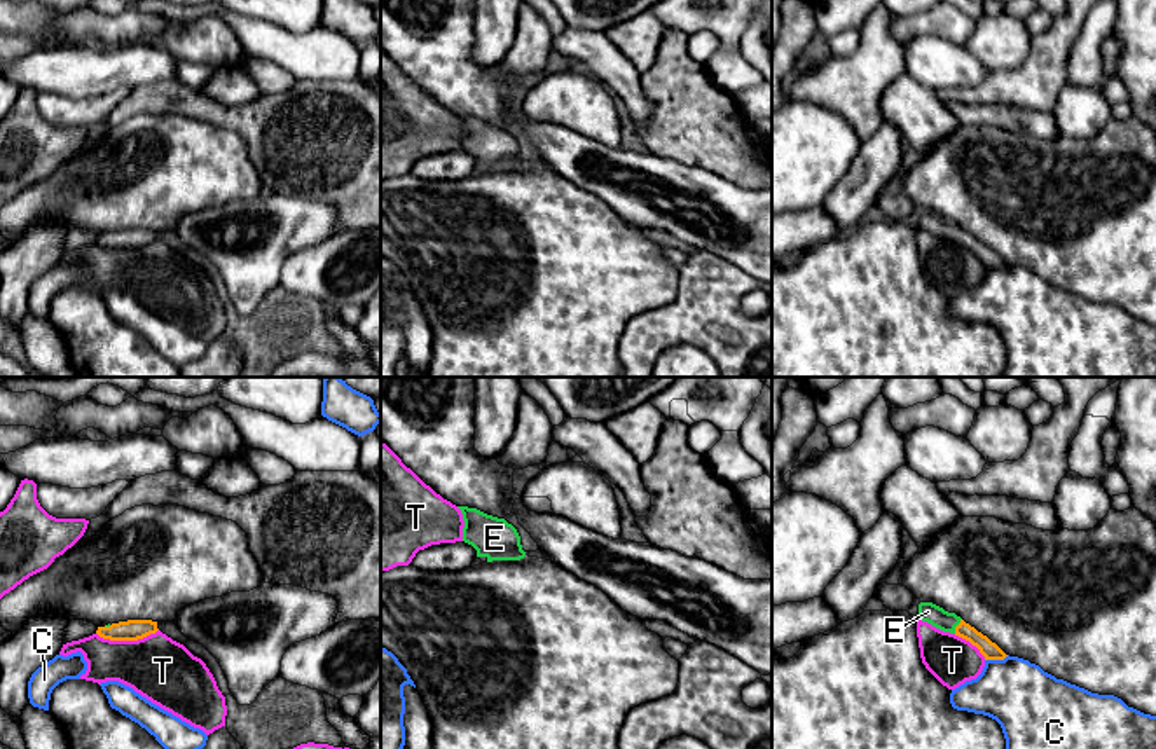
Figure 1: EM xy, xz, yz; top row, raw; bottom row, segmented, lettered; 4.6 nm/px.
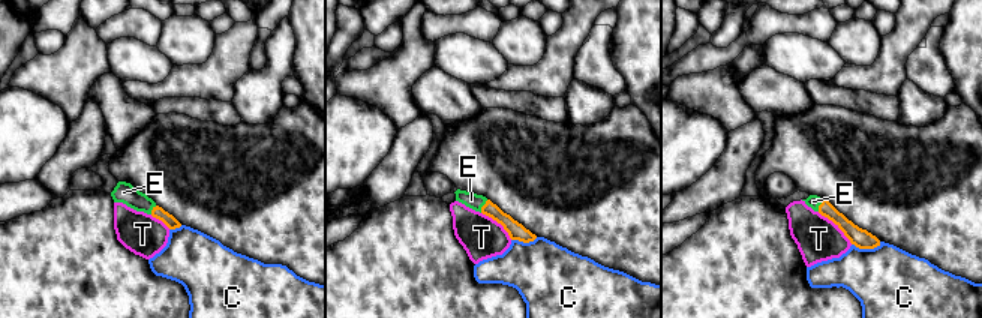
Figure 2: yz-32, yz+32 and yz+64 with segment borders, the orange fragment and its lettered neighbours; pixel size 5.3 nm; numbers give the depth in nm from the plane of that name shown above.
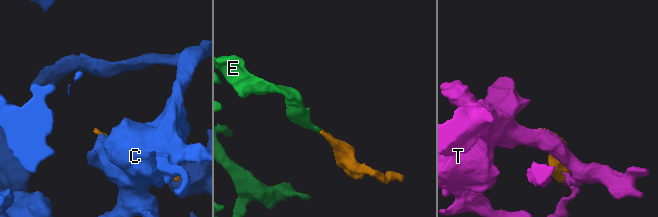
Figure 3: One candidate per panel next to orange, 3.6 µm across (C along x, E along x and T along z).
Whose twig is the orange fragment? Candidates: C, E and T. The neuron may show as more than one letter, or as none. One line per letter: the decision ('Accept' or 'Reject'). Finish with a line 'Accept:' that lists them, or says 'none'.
C: Reject
E: Accept
T: Reject
Accept: E

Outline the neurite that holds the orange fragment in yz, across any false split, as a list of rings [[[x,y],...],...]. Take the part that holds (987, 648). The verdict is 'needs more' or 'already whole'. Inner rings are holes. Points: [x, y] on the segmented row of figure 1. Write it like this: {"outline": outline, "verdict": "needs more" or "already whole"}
{"outline": [[[932,602],[919,604],[919,620],[931,623],[943,632],[950,632],[969,641],[980,649],[985,660],[1004,660],[1008,656],[995,642],[992,642],[987,636],[966,623],[960,616],[945,611]]], "verdict": "needs more"}

